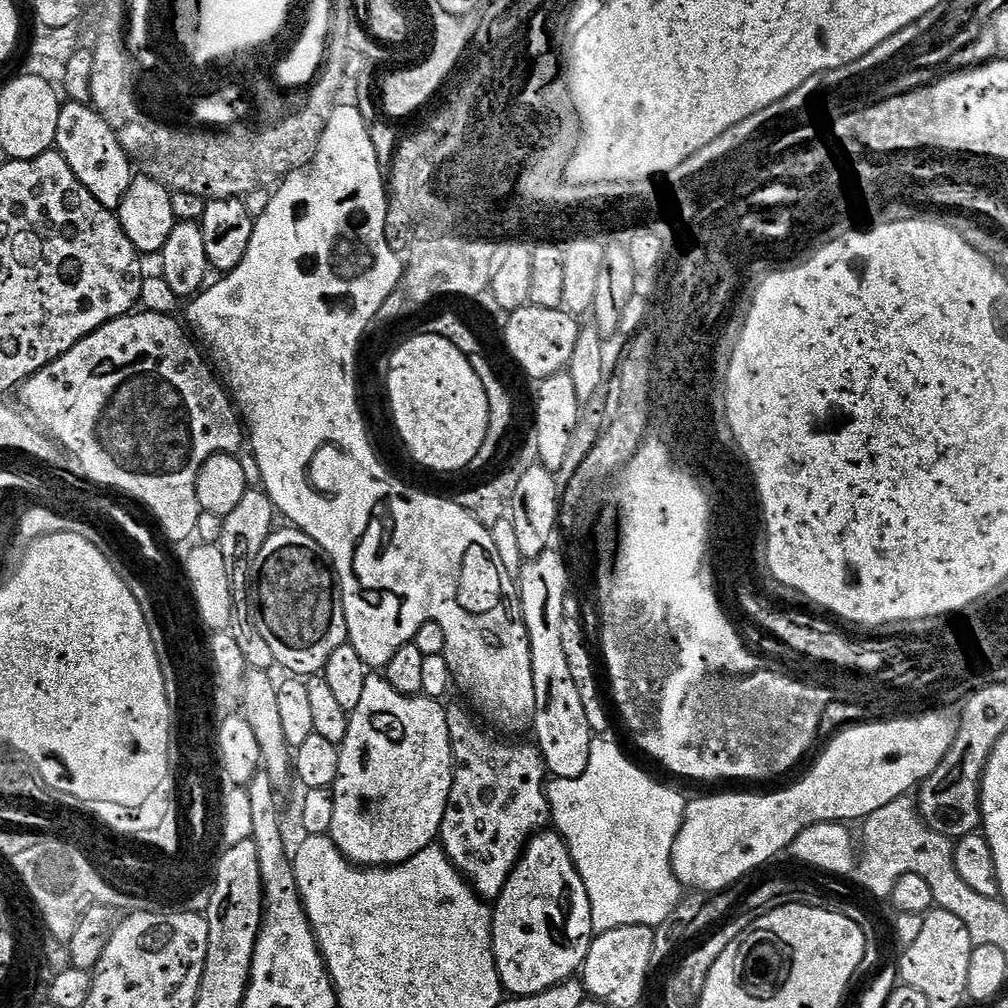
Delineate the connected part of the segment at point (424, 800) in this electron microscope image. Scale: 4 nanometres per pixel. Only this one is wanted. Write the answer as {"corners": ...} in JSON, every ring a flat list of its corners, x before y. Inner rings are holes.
{"corners":[[370,674,366,678,366,691,363,692,358,706,354,709,348,718,348,733,344,743,339,745,340,761,338,762,338,778,332,785,330,791,334,798,334,822,330,833,332,841,348,860,357,866,391,866,401,864,414,854,422,850,433,847,437,843,442,826,442,818,446,814,446,806,450,798,452,789,452,769,454,761,452,759,452,739,448,729,448,713,445,705,439,699,426,696,407,696,402,694,391,685,383,675]]}

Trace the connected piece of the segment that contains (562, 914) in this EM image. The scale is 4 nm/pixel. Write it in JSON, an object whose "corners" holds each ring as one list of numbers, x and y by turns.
{"corners":[[540,830,529,839,524,852,510,874,502,894,491,909,492,953,500,975,500,986,513,997,537,996,539,992,573,979,583,969,584,959,594,939,590,898,586,886,568,852,563,836,555,830]]}

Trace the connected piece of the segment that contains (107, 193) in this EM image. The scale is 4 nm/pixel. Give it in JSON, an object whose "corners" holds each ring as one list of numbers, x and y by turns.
{"corners":[[65,103,60,109,55,147,70,162,70,170,74,170,96,201,107,208,119,209,134,179,132,164,128,161,130,152,124,147,117,129,95,107,87,103]]}

